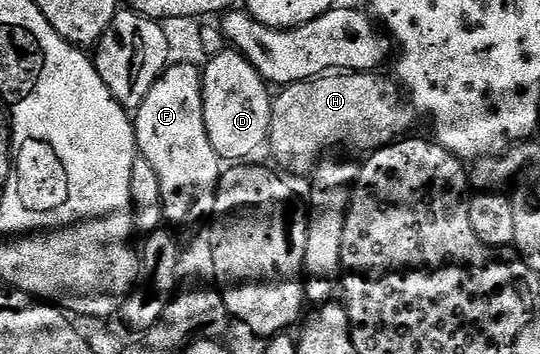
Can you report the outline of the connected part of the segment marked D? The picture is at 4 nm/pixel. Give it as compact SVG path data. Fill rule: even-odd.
M225 50L218 55L211 57L207 61L208 65L203 65L202 75L202 102L204 103L204 113L206 114L206 134L210 134L210 146L225 161L240 162L251 152L256 152L259 148L265 147L272 121L273 97L268 96L269 85L258 74L258 70L247 60L241 52L235 50Z

